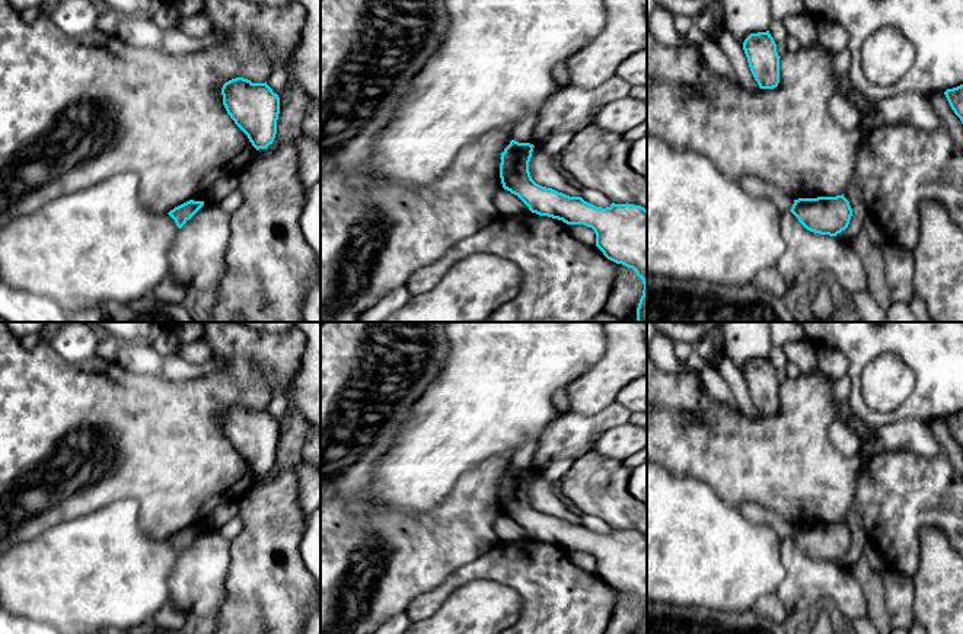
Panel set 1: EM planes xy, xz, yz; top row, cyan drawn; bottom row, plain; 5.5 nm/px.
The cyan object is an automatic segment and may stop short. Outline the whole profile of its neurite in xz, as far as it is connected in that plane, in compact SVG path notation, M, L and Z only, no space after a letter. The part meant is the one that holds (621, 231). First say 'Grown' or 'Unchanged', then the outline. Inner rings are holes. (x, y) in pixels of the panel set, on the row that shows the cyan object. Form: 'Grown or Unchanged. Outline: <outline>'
Unchanged. Outline: M511 140L501 153L503 188L517 195L532 213L584 224L596 233L596 246L603 255L628 268L642 280L644 290L637 308L637 321L647 322L647 210L634 204L602 208L581 197L570 197L536 184L529 172L533 144Z

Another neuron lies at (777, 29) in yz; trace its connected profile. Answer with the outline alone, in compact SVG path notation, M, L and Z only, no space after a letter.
M772 22L769 28L769 34L774 38L777 44L777 52L779 57L782 57L787 52L787 38L788 34L781 22Z

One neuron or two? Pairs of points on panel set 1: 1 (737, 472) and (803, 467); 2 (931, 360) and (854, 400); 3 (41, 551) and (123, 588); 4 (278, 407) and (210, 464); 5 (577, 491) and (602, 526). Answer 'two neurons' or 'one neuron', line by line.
1: one neuron
2: one neuron
3: one neuron
4: two neurons
5: two neurons

